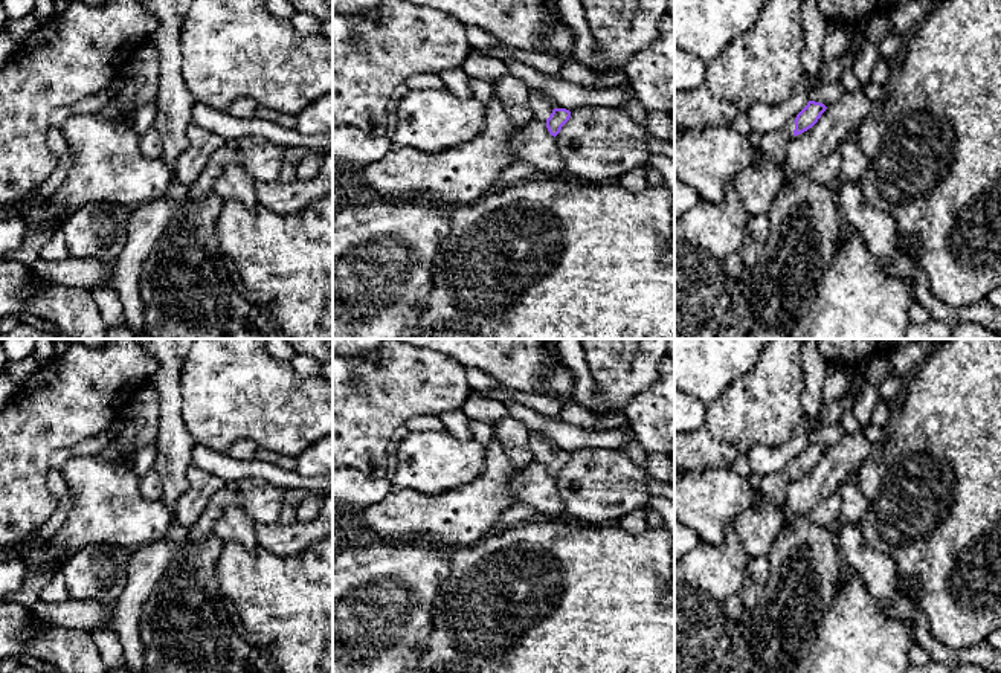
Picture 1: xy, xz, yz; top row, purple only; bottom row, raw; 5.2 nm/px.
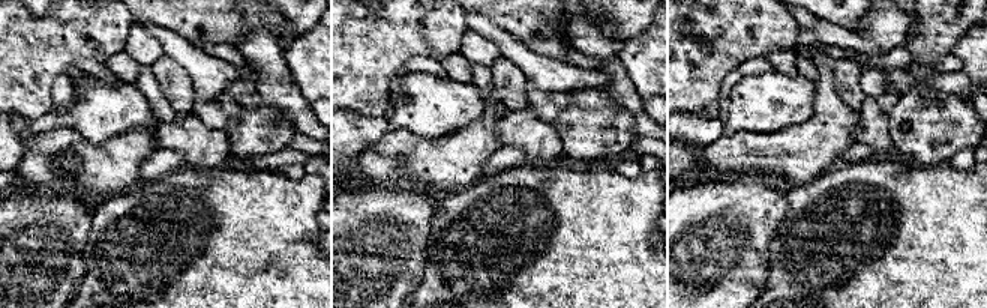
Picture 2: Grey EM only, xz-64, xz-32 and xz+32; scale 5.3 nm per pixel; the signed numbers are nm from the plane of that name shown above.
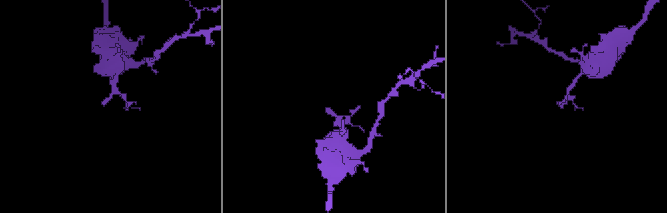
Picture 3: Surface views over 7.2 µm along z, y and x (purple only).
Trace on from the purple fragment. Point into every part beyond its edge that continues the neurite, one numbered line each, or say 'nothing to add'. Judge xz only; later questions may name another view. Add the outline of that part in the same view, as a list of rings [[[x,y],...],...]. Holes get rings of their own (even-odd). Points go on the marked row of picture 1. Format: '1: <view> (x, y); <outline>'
1: xz (540, 106); [[[531,92],[529,107],[534,113],[534,118],[545,121],[545,122],[554,110],[554,105],[540,92]]]

